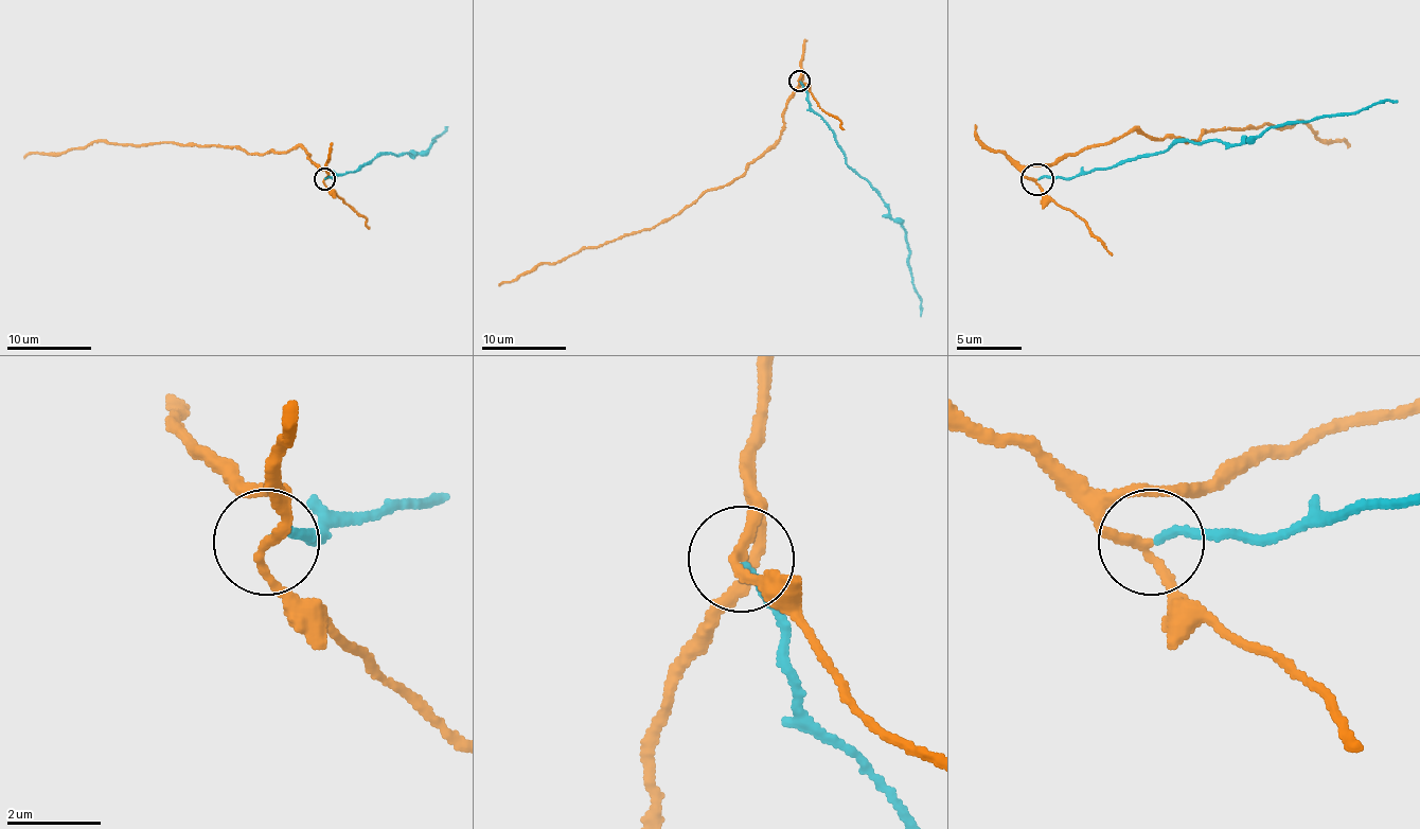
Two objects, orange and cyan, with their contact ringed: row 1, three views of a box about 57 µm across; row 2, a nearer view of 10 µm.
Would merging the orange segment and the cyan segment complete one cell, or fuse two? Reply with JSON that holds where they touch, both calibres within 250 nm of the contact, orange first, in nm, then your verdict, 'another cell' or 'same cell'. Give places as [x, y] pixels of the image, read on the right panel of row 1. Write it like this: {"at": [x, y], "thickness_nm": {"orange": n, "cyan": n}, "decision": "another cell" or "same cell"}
{"at": [1036, 179], "thickness_nm": {"orange": 180, "cyan": 170}, "decision": "another cell"}

